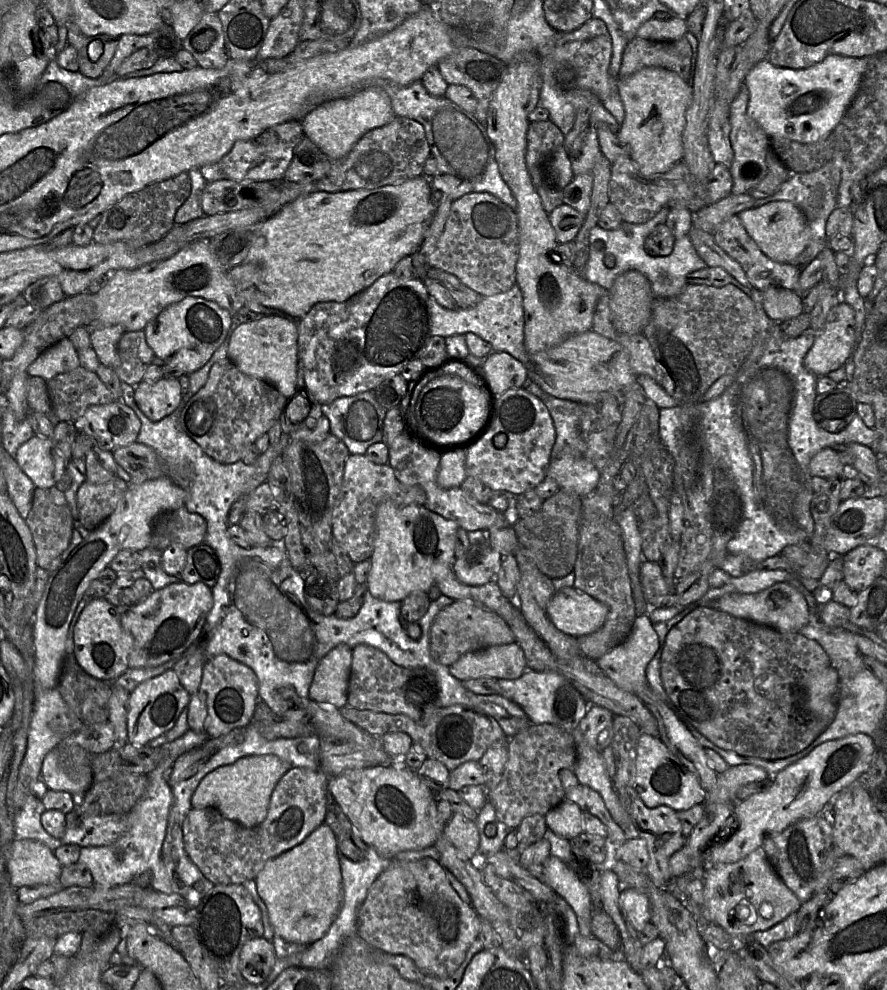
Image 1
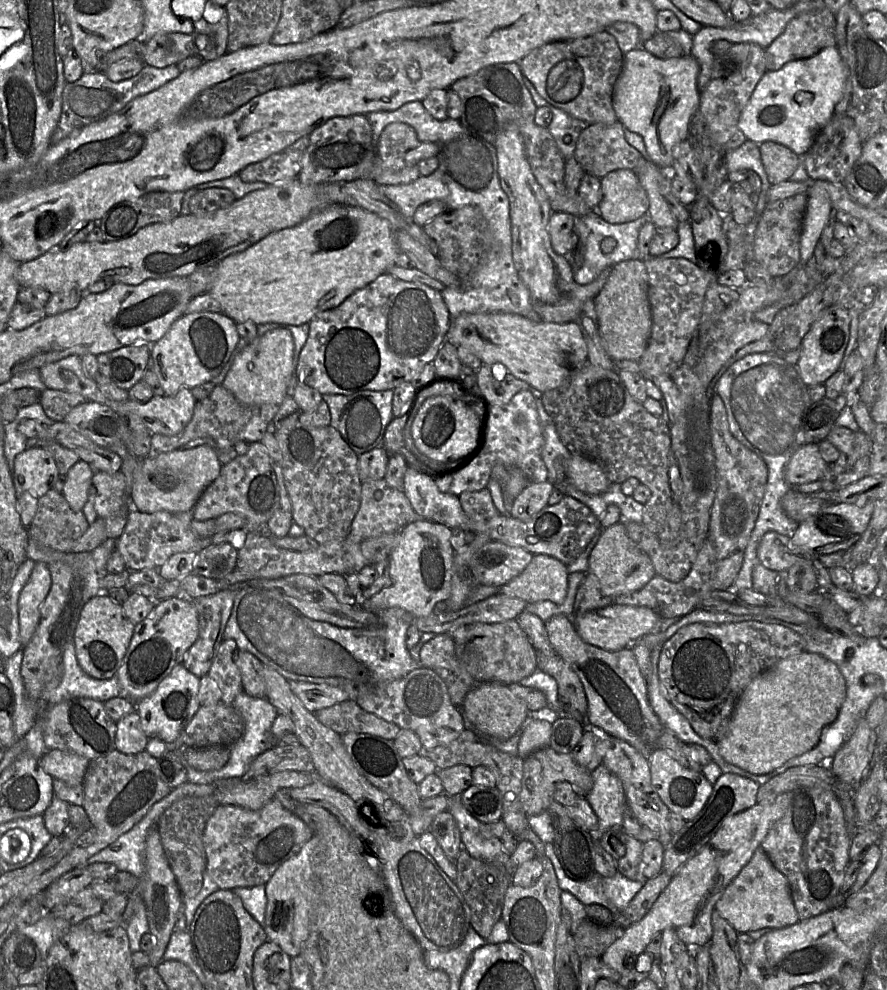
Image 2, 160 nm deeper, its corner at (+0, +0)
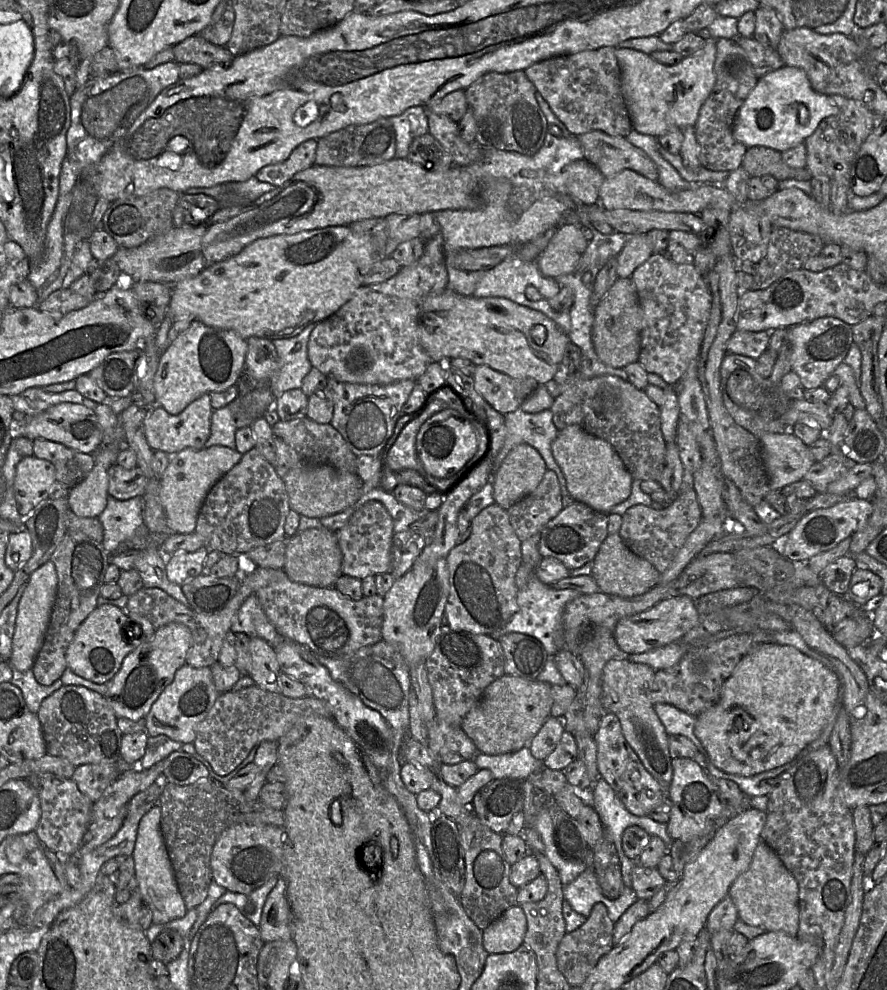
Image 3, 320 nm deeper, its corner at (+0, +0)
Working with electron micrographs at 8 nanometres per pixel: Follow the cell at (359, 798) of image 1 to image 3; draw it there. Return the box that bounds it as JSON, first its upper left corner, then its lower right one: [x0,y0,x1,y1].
[248,637,280,693]

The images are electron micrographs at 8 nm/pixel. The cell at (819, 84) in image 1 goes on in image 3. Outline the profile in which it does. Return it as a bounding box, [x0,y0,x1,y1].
[733,65,836,152]

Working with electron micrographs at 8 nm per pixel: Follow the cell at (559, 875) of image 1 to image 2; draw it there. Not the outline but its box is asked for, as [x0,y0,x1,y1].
[602,792,789,974]

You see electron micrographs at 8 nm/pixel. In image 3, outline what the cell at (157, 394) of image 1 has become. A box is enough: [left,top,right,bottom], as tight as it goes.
[142,394,213,456]

